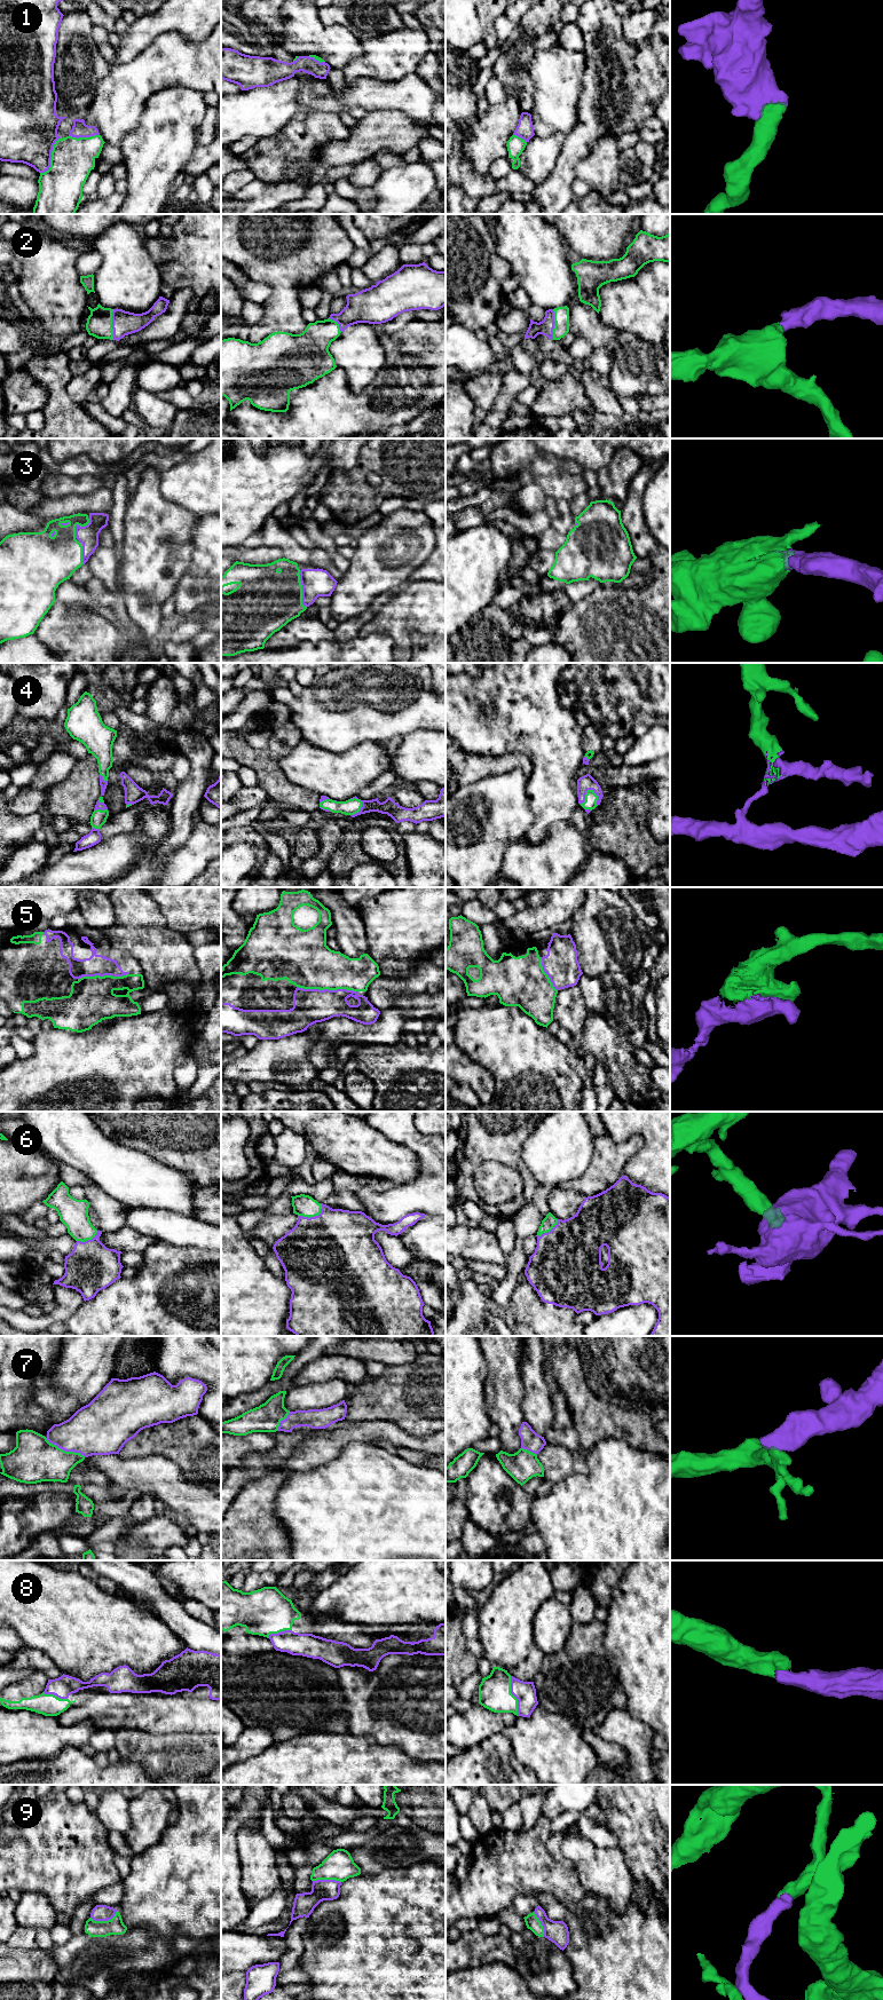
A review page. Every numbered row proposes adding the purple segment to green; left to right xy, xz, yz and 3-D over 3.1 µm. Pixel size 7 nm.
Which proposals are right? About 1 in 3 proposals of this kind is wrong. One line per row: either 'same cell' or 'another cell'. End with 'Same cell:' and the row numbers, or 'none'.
1: same cell
2: same cell
3: same cell
4: another cell
5: same cell
6: same cell
7: same cell
8: same cell
9: same cell
Same cell: 1, 2, 3, 5, 6, 7, 8, 9

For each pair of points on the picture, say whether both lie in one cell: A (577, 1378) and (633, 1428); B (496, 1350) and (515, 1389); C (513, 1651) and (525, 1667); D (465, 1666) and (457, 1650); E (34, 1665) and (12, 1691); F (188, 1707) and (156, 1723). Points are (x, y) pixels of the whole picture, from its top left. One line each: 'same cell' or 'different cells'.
A: same cell
B: same cell
C: different cells
D: same cell
E: different cells
F: same cell

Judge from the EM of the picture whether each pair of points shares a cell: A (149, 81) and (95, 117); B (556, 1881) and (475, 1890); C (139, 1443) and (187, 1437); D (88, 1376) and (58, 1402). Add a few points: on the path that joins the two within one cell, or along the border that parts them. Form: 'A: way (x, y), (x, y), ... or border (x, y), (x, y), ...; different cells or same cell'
A: way (135, 81), (109, 108); same cell
B: way (536, 1876), (499, 1876), (495, 1881); same cell
C: way (150, 1443), (175, 1440); same cell
D: way (81, 1383), (65, 1397); same cell

